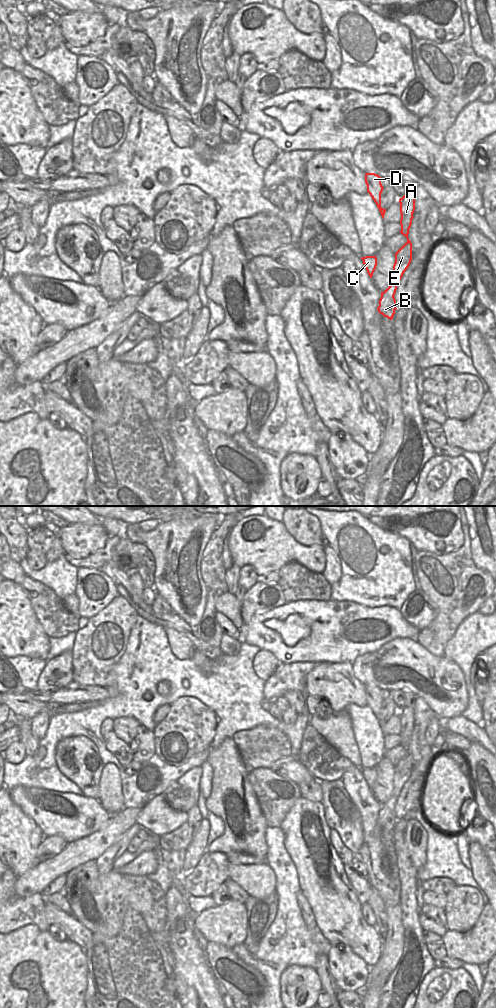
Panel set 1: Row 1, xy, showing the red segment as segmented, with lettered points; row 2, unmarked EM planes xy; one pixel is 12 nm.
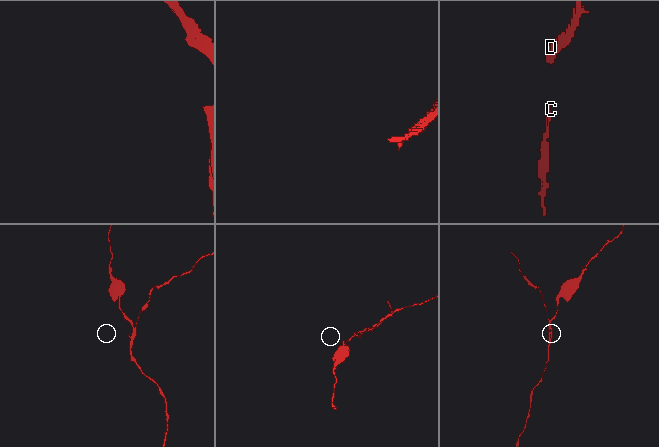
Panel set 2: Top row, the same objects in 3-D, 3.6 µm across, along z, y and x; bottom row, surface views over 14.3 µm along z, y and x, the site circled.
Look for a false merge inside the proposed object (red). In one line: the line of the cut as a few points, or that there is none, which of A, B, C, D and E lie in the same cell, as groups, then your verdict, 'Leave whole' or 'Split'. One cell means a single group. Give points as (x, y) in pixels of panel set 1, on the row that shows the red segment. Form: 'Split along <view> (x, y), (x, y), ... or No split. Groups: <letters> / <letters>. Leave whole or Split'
Split along xy (388, 287), (391, 289), (393, 296). Groups: A E / B C D. Split.

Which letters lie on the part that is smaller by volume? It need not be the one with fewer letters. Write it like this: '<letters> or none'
A, E.

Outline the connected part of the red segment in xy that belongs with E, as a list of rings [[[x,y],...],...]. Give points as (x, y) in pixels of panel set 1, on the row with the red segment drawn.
[[[404,195],[399,199],[400,203],[400,233],[407,238],[407,242],[395,253],[395,263],[393,265],[393,279],[388,288],[392,289],[392,295],[394,296],[397,290],[397,286],[409,267],[412,260],[412,243],[408,238],[409,229],[412,224],[413,213],[415,211],[415,197],[412,195]]]

